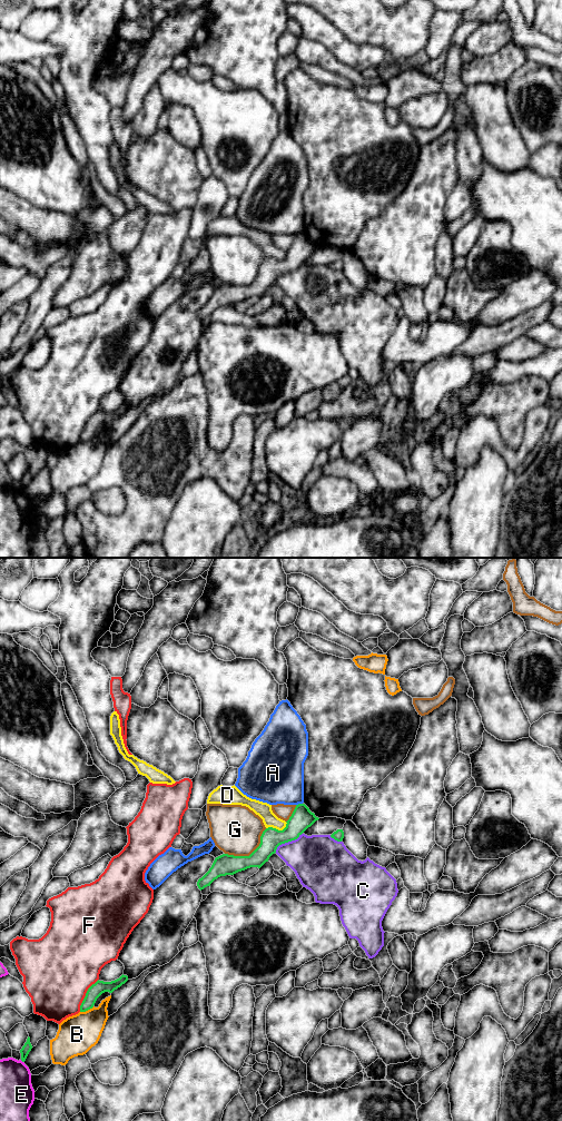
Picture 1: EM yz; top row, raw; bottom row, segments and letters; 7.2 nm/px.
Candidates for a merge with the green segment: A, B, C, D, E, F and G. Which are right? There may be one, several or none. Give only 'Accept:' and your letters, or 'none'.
Accept: none

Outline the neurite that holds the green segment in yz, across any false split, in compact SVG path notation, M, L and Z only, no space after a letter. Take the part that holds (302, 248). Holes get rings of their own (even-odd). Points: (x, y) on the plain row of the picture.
M305 234L296 235L286 257L283 260L266 258L260 266L259 276L249 286L223 284L216 287L209 301L198 309L198 318L201 321L210 316L220 306L234 305L250 297L260 298L279 275L297 269L318 249Z

